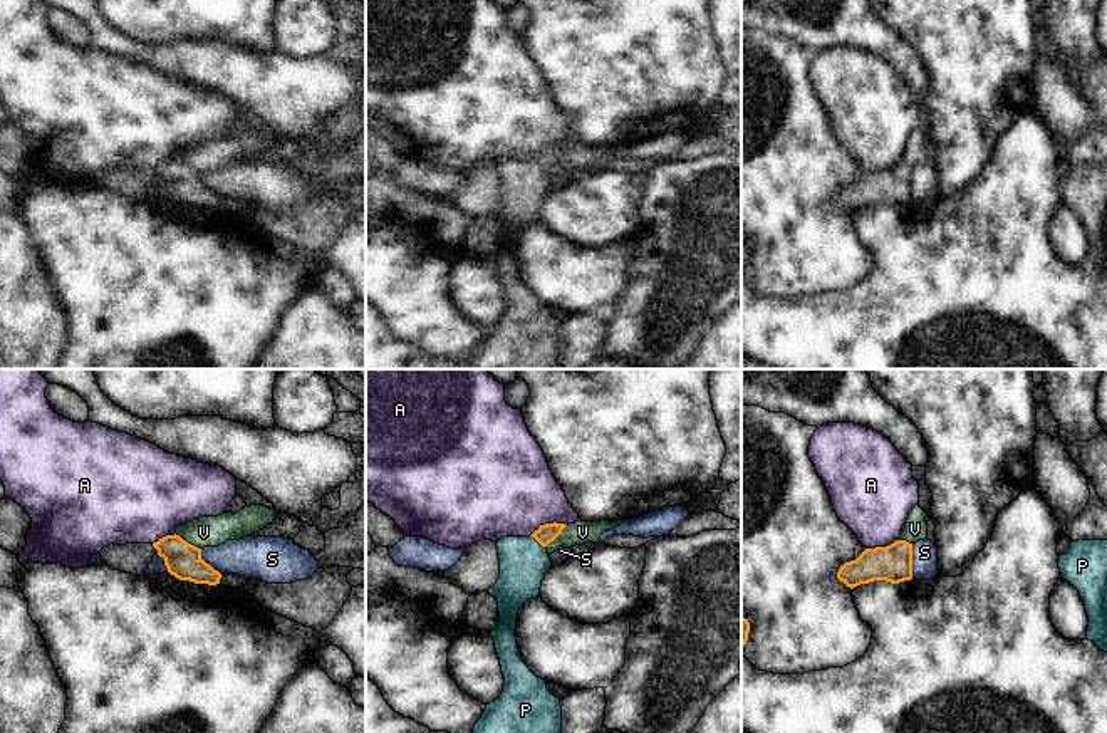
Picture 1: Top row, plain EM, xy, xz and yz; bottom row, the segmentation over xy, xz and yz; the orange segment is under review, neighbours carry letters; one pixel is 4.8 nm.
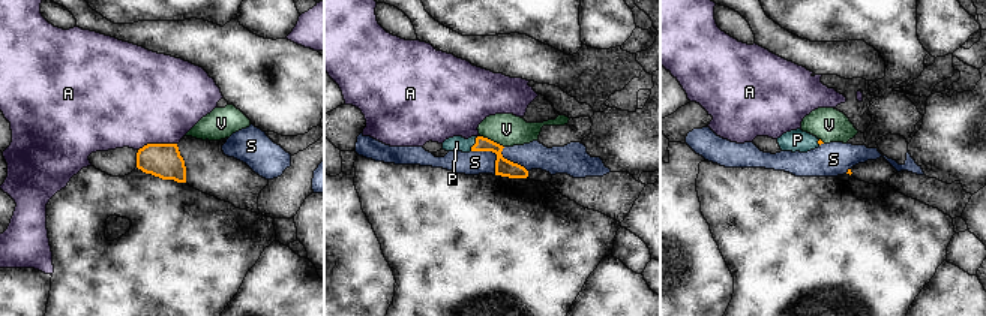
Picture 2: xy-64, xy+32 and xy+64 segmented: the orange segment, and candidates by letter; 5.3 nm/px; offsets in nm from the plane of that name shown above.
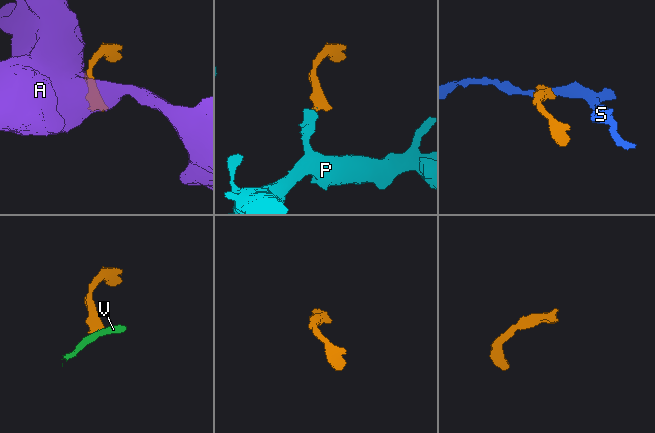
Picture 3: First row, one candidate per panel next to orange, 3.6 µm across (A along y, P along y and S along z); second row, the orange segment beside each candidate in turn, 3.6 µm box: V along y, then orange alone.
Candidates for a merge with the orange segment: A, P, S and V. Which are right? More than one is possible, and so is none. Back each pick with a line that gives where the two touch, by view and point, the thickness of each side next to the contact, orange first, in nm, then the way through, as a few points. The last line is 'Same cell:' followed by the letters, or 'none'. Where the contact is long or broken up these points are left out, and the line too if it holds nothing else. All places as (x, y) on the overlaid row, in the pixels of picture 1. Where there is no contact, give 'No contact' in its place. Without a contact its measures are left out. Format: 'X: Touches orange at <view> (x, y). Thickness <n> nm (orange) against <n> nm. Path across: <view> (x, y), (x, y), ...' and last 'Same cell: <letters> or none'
P: Touches orange at xz (539, 542). Thickness 90 nm (orange) against 220 nm. Path across: xz (545, 534), (539, 542), (524, 562)
Same cell: P

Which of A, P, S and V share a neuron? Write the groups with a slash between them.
A / P / S / V

